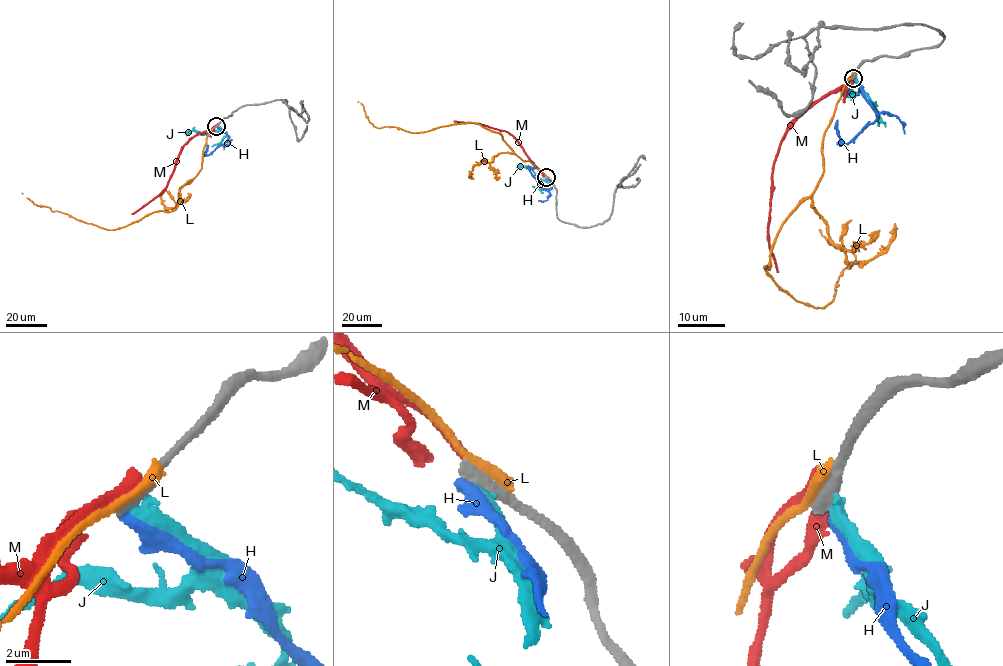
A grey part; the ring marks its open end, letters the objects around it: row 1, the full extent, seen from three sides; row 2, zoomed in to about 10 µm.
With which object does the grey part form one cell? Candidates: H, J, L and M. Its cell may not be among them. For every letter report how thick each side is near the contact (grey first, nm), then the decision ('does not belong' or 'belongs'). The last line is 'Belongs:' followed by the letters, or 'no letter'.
H: 500/320 nm | does not belong
J: 600/460 nm | does not belong
L: 600/440 nm | does not belong
M: 600/480 nm | does not belong
Belongs: no letter

